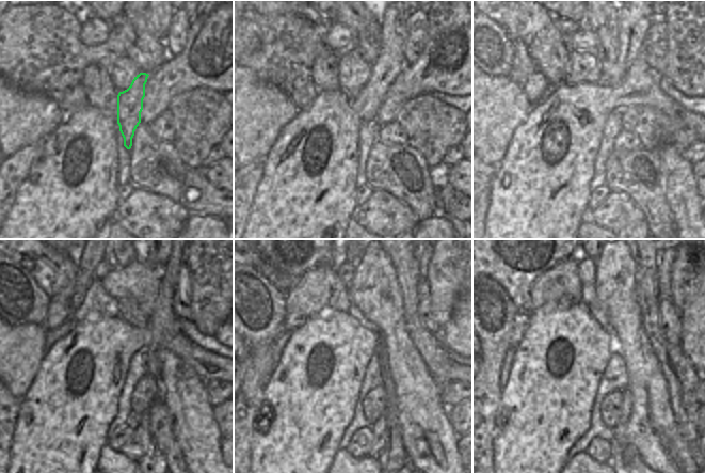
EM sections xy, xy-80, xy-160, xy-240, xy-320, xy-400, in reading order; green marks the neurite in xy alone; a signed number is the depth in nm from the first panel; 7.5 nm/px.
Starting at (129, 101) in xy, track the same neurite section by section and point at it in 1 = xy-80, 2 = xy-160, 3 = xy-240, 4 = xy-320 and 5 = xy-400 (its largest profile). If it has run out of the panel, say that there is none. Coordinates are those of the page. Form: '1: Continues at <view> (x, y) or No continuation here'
1: Continues at xy-80 (391, 60)
2: Continues at xy-160 (635, 21)
3: Continues at xy-240 (158, 261)
4: No continuation here
5: No continuation here.

